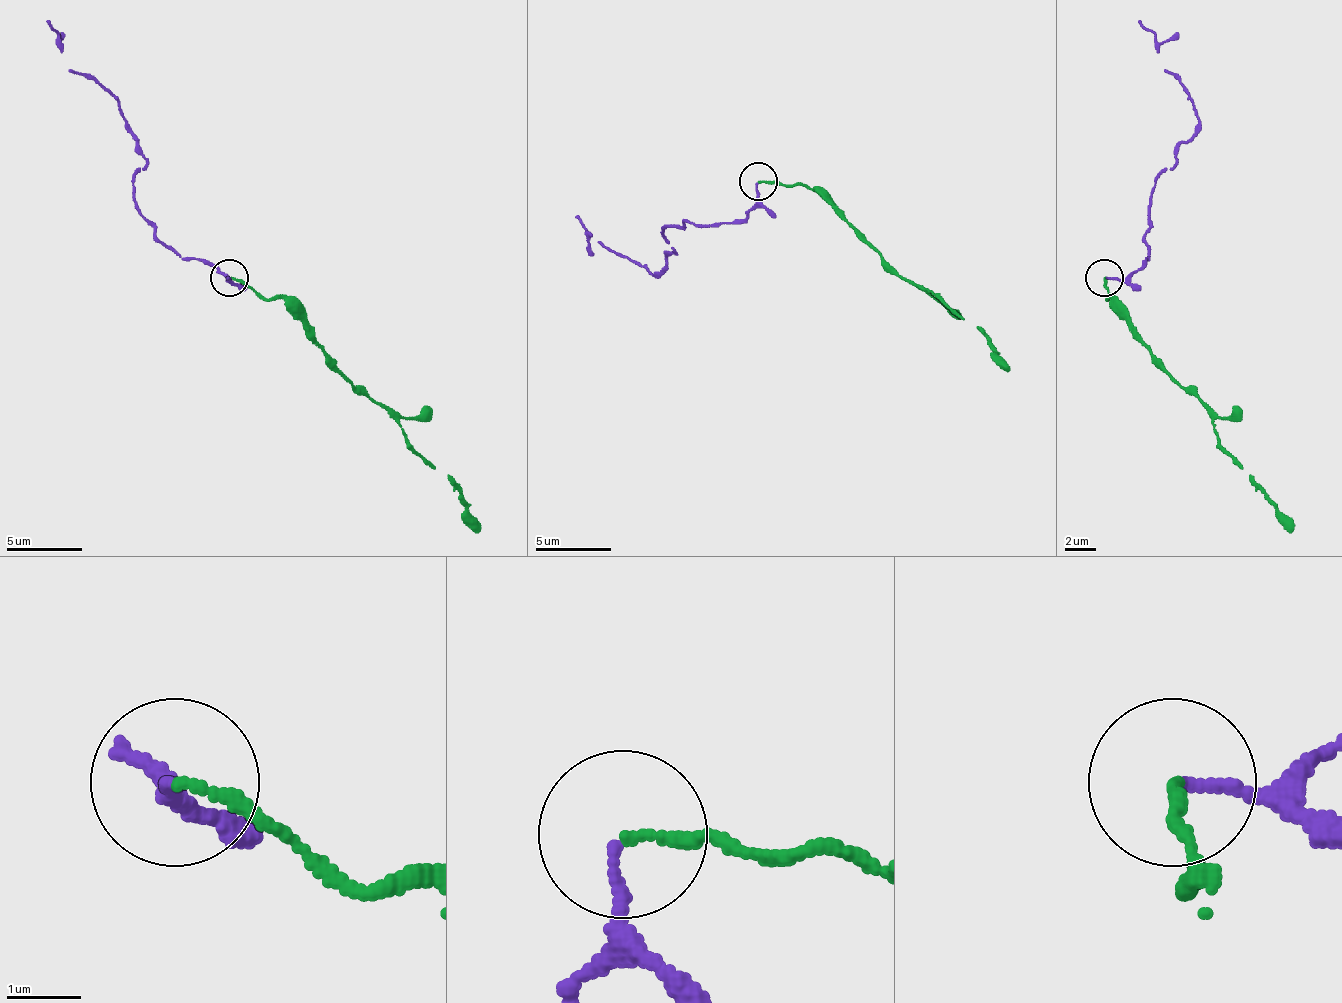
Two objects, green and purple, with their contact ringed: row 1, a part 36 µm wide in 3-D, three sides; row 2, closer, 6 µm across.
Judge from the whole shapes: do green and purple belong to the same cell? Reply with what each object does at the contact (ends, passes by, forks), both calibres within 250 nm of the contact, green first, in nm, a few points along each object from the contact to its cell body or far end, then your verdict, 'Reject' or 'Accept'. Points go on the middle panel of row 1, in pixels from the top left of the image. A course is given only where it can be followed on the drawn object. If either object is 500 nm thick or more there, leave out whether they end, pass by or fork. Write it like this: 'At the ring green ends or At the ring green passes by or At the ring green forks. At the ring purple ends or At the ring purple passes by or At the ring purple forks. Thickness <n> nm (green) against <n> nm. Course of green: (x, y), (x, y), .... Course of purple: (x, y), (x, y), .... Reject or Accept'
At the ring green ends. At the ring purple ends. Thickness 160 nm (green) against 140 nm. Course of green: (757, 180), (814, 188), (904, 278), (935, 294), (976, 328), (1010, 369). Course of purple: (757, 184), (757, 203), (734, 222), (670, 225), (663, 233), (674, 252), (655, 275), (587, 233), (576, 214). Accept

